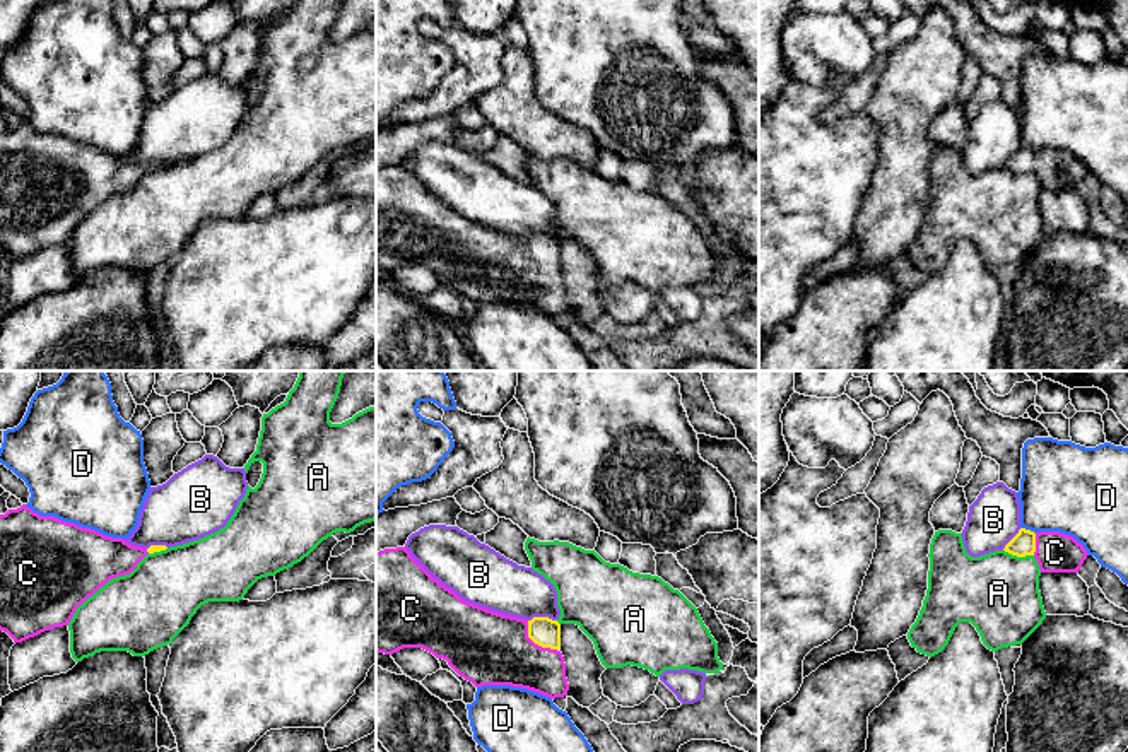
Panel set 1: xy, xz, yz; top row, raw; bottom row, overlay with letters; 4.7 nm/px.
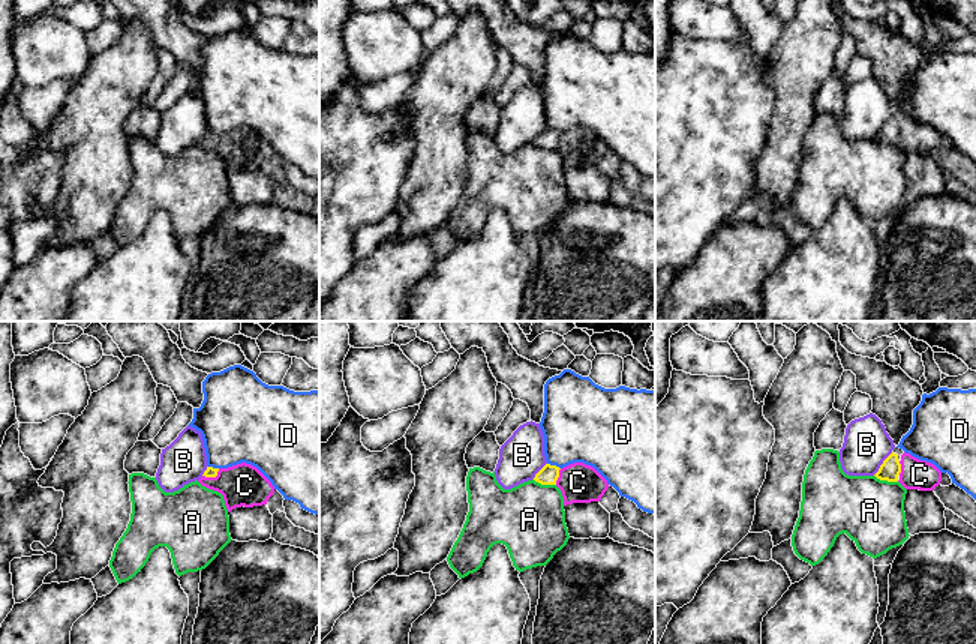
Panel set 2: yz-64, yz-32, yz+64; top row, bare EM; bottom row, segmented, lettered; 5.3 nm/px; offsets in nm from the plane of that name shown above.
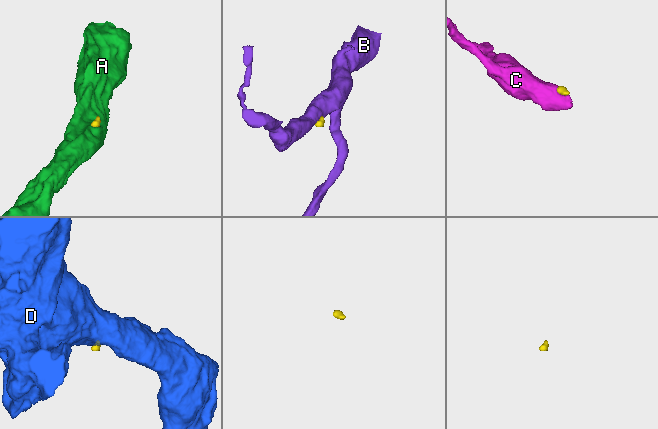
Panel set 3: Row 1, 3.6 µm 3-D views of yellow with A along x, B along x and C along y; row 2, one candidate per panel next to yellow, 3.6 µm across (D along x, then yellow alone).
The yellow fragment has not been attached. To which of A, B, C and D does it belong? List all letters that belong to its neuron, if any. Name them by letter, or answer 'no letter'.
C

